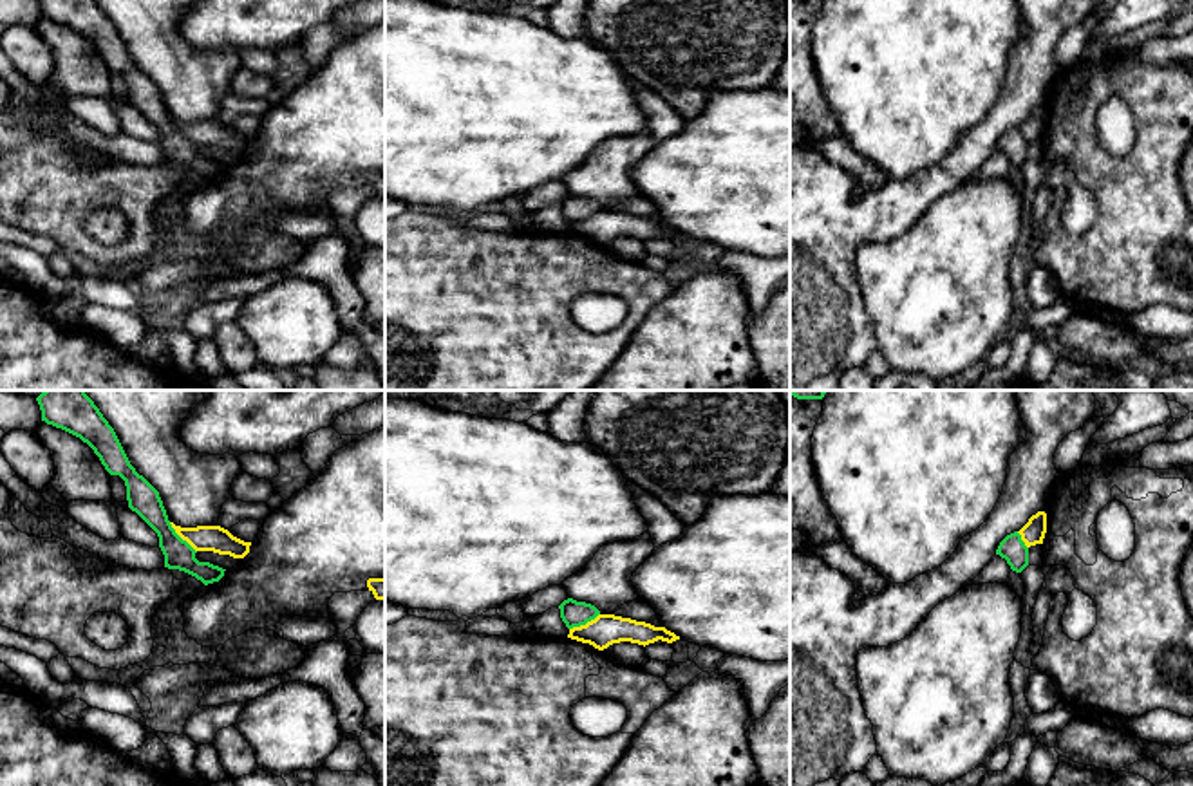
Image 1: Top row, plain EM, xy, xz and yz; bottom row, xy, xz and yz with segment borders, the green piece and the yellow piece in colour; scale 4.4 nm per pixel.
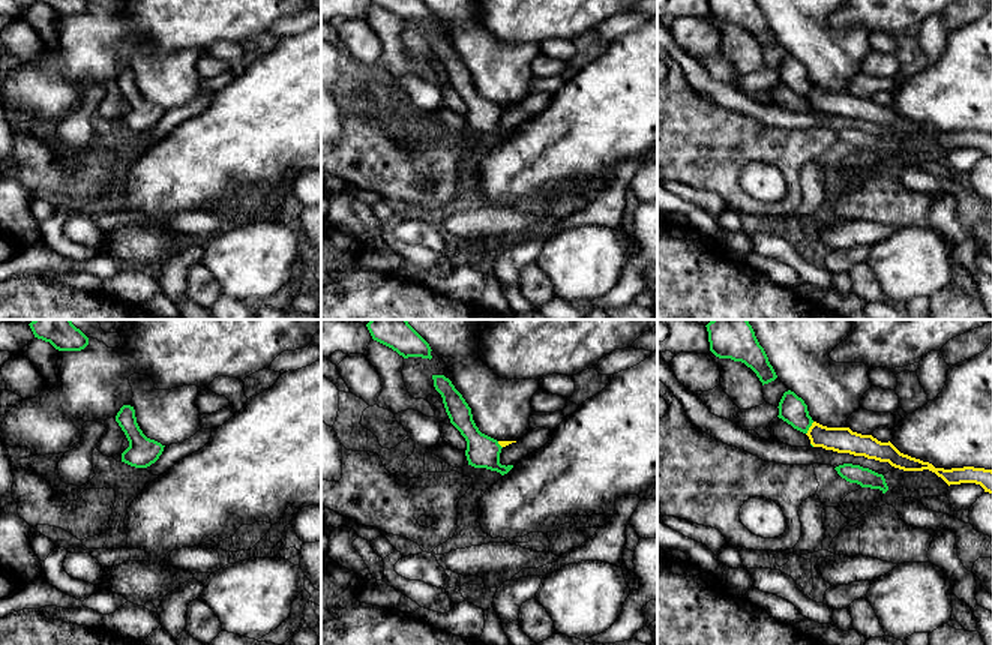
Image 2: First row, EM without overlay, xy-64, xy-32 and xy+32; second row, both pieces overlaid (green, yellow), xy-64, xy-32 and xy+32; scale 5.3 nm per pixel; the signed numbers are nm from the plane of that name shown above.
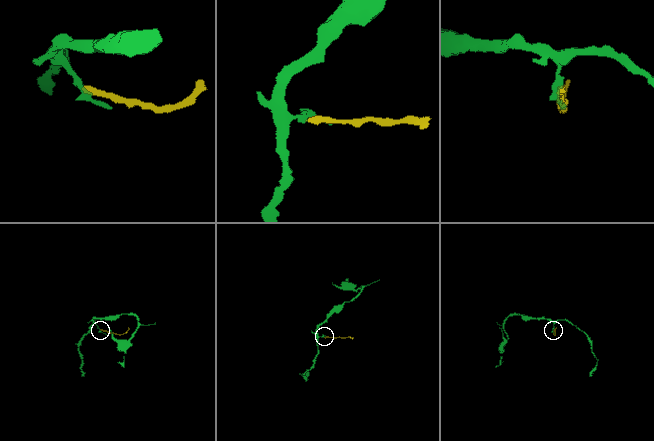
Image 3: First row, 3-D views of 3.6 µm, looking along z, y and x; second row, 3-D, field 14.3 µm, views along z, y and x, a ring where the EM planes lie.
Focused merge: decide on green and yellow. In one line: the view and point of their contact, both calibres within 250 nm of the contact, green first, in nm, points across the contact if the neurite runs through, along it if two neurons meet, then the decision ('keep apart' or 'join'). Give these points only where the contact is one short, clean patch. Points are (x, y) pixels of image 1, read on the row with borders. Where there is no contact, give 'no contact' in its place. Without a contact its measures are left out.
xy (179, 537) | 140/120 nm | keep apart

